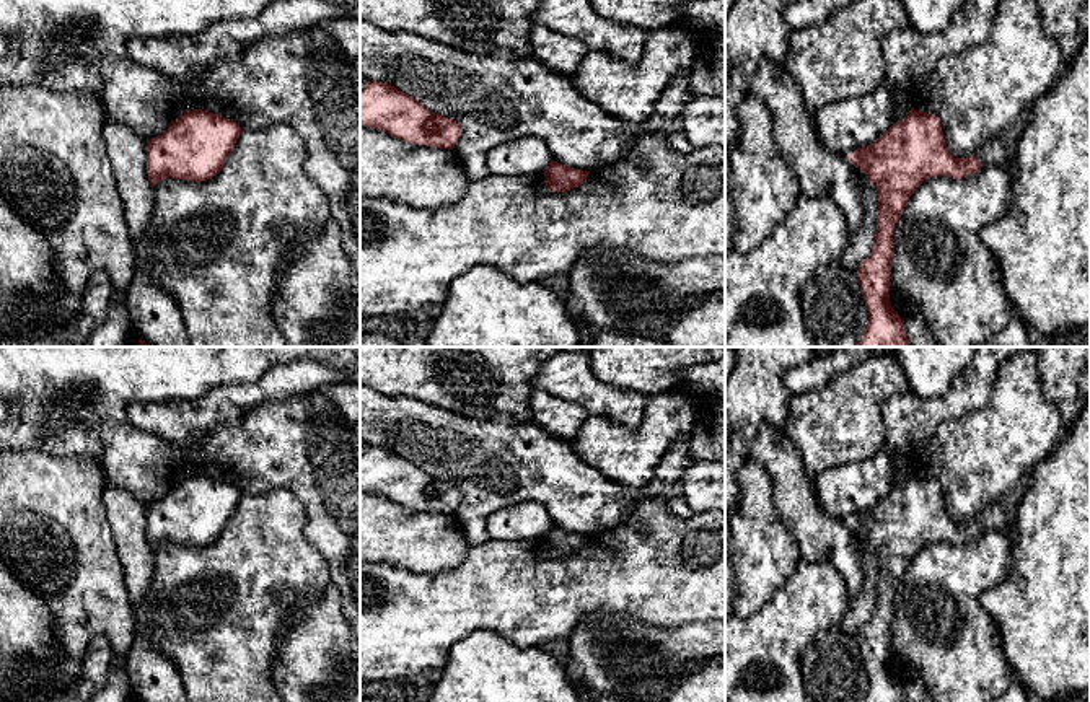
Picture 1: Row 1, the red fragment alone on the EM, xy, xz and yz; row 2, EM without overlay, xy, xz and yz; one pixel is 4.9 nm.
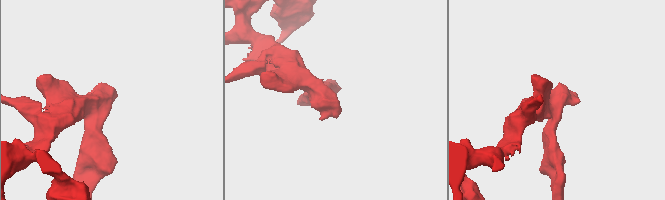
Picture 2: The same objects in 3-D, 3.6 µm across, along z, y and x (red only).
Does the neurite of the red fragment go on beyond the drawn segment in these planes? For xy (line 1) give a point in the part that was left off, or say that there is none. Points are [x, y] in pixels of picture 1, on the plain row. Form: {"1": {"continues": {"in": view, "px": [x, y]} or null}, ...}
{"1": {"continues": null}}

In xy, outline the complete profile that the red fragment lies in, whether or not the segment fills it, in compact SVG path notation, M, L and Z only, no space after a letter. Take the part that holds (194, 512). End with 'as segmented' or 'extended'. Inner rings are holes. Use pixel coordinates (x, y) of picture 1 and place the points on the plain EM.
M192 474L147 505L147 539L155 552L166 542L202 547L217 541L243 494L223 480Z | as segmented

